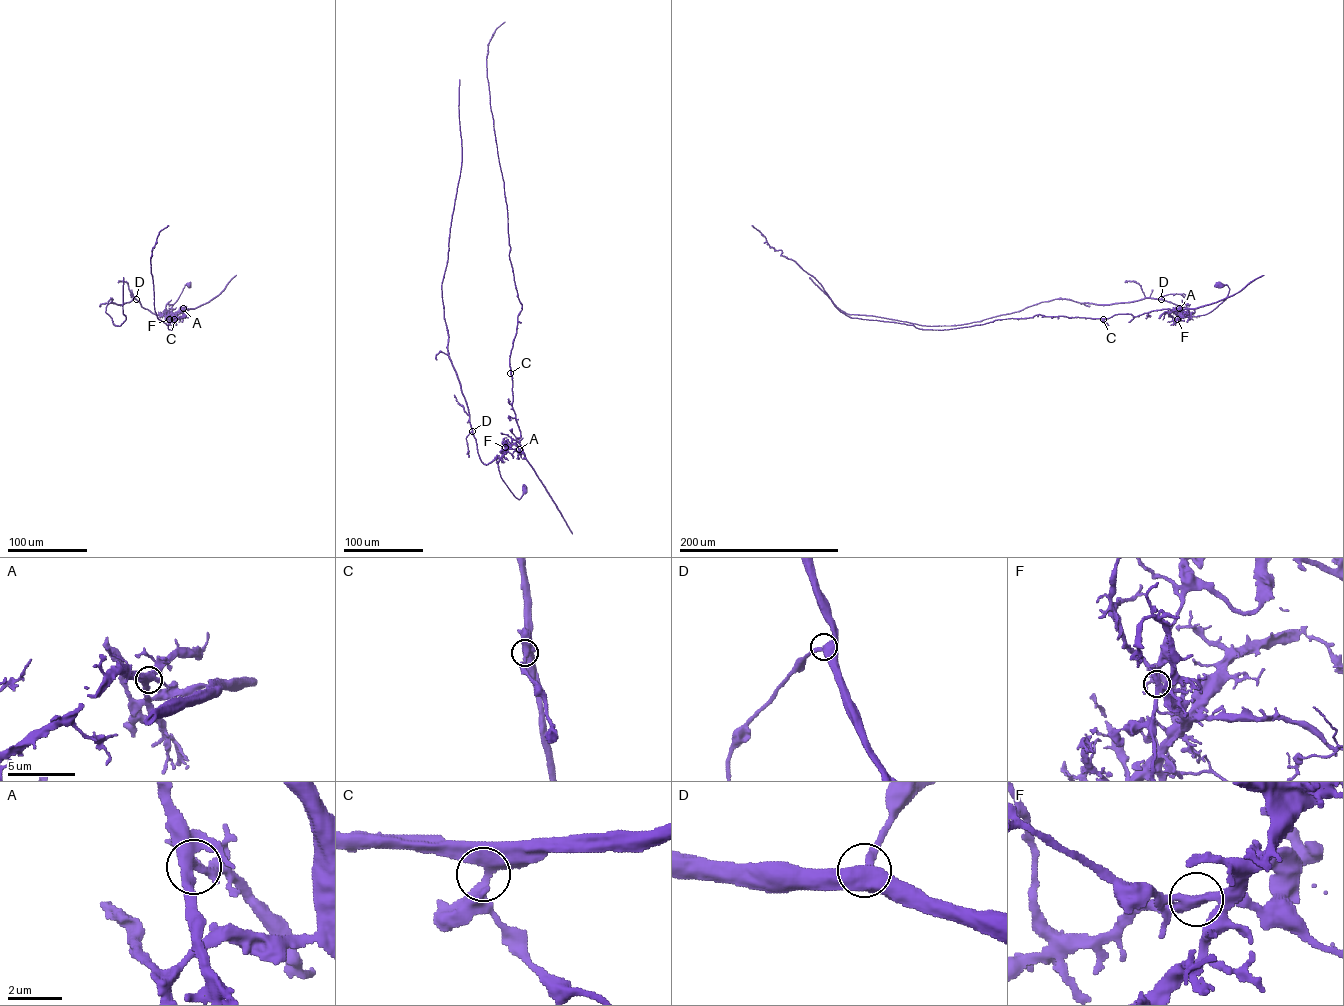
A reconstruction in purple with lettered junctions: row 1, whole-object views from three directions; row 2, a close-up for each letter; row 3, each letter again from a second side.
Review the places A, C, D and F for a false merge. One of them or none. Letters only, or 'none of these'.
F

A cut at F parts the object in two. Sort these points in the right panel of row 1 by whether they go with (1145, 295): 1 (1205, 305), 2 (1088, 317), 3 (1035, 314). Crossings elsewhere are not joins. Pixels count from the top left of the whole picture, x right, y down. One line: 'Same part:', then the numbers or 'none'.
Same part: none

